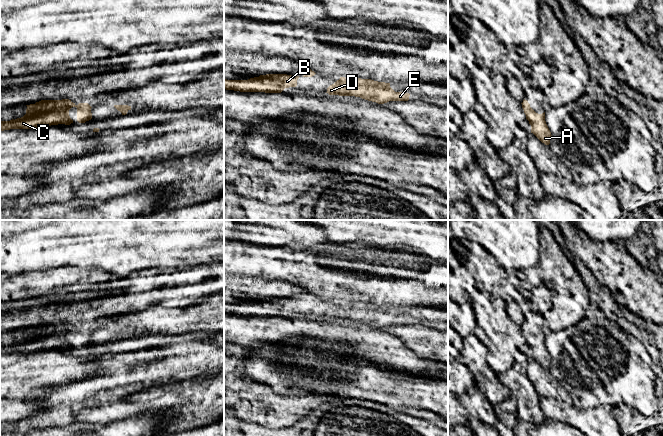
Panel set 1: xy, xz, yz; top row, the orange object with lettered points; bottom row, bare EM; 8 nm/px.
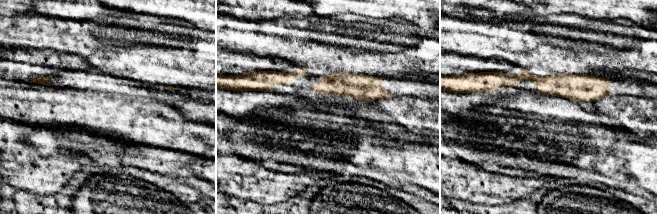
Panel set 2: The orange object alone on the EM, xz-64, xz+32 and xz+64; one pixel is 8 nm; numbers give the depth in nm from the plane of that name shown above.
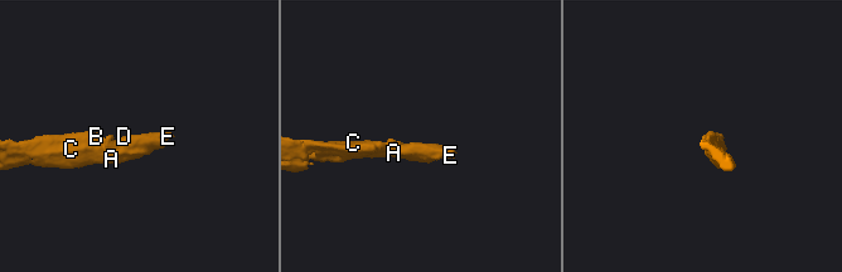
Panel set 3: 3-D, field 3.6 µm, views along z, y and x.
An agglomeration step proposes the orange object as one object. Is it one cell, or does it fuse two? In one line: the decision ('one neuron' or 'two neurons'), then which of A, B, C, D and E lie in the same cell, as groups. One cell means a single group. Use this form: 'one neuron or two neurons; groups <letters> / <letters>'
one neuron; groups A B C D E

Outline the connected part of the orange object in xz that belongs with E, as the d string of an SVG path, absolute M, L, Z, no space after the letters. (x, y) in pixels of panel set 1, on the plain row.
M340 301L327 312L329 319L355 320L362 323L384 328L389 325L408 325L409 317L395 316L390 307L371 303Z

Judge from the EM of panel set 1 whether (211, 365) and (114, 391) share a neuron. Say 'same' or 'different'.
same

